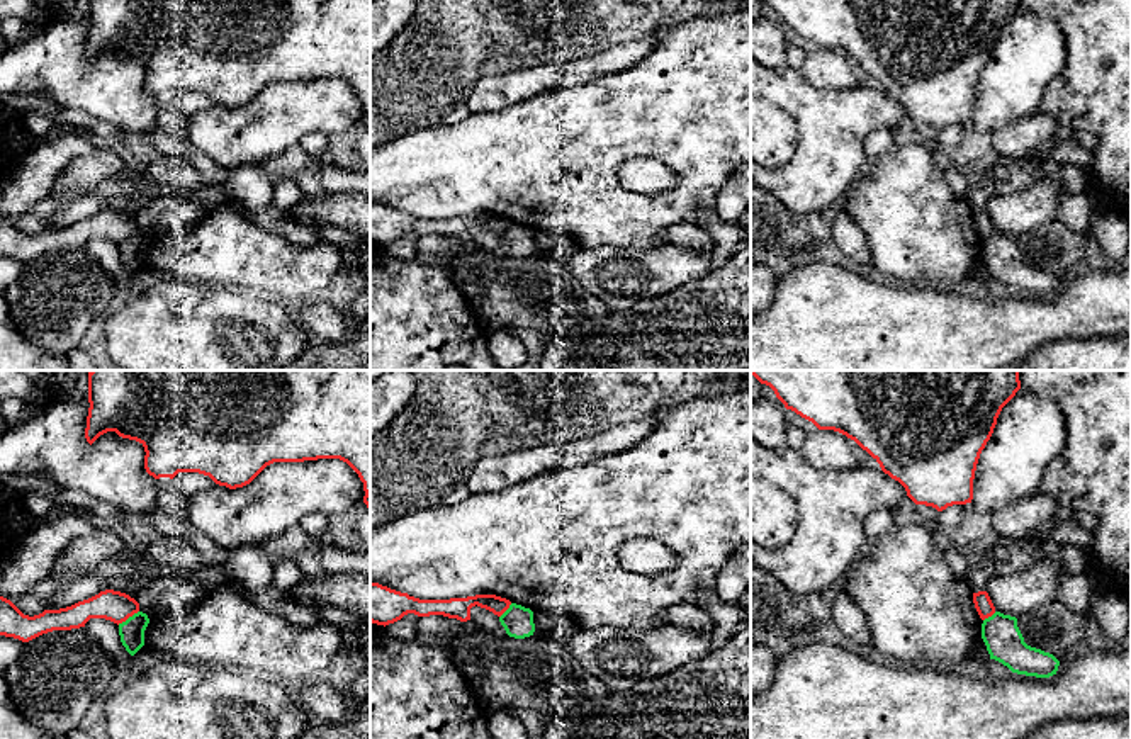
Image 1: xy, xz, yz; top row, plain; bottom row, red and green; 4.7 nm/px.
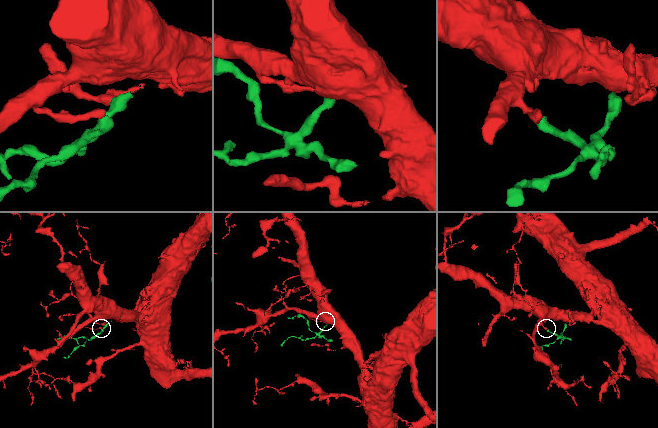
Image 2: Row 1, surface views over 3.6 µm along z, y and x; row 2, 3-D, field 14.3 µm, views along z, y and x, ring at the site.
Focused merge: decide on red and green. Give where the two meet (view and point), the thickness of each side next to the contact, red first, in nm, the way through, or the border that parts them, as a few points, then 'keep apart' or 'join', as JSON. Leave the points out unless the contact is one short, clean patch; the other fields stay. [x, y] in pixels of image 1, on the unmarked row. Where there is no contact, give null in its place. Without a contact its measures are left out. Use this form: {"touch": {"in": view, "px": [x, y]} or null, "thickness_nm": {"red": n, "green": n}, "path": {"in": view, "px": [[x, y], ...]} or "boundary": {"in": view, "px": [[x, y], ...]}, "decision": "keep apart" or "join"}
{"touch": {"in": "xy", "px": [128, 236]}, "thickness_nm": {"red": 150, "green": 120}, "decision": "keep apart"}

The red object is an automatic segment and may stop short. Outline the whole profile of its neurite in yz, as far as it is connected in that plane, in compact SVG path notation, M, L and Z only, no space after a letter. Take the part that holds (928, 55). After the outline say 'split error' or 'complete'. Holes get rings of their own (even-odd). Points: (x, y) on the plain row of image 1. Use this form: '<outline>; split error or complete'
M759 0L769 5L786 29L854 59L898 100L915 124L937 131L973 119L973 99L982 70L990 59L1002 27L1021 8L1021 0Z; complete

